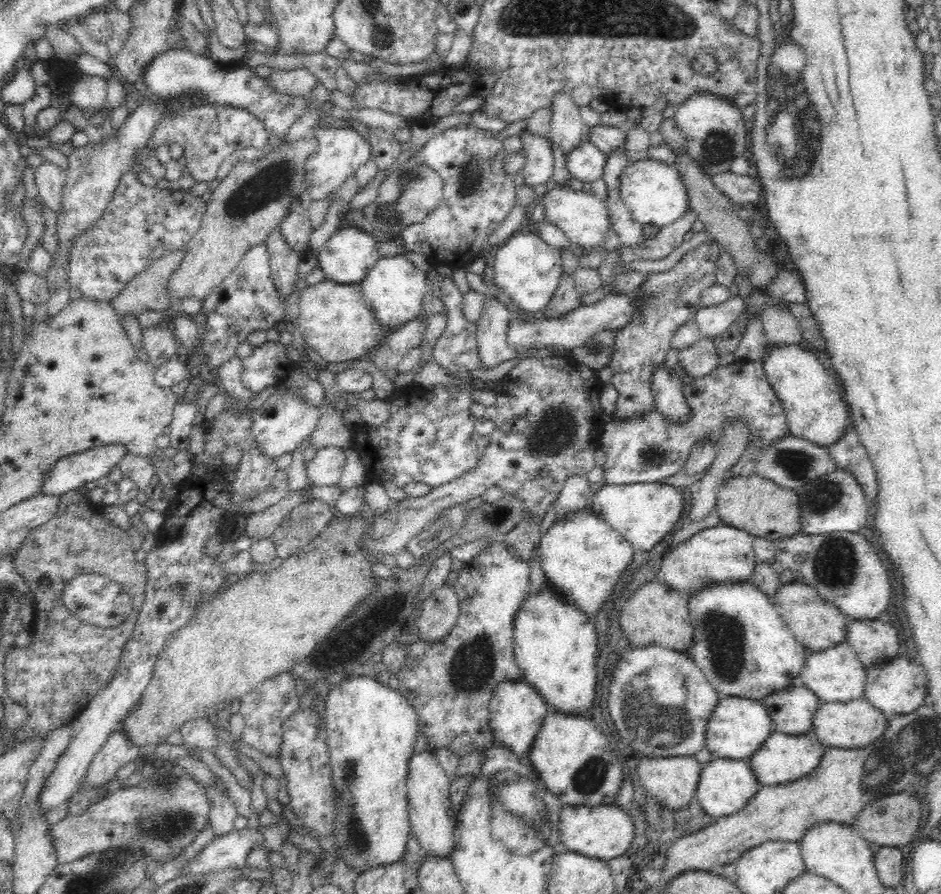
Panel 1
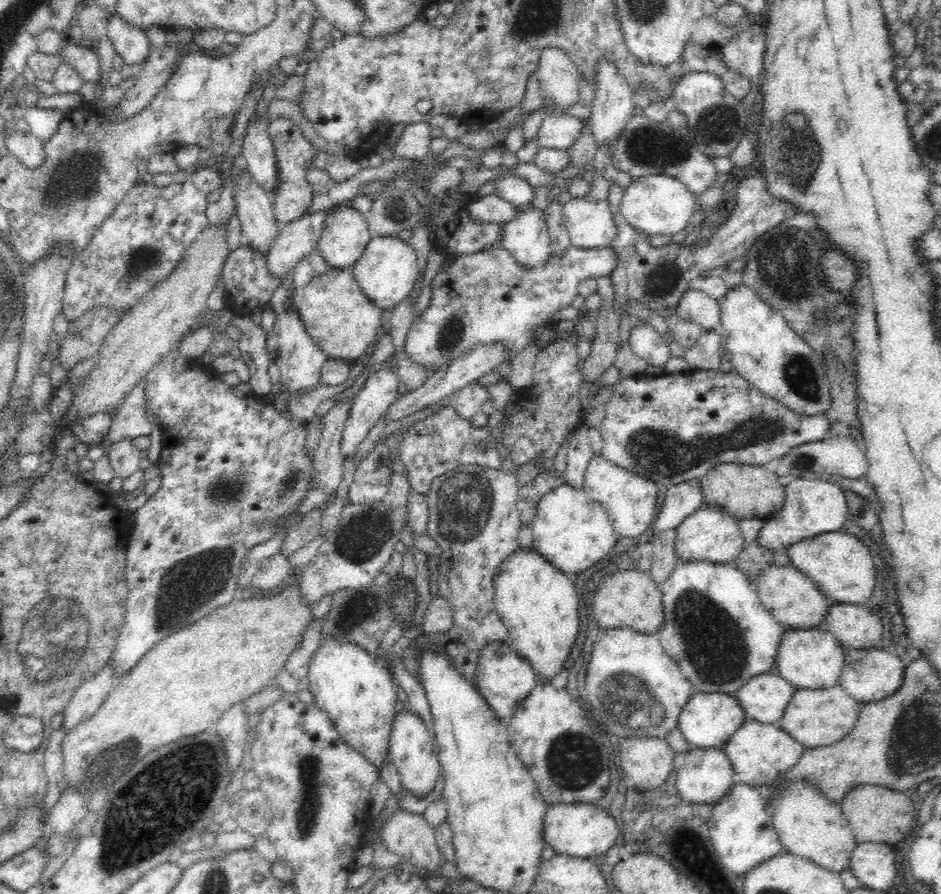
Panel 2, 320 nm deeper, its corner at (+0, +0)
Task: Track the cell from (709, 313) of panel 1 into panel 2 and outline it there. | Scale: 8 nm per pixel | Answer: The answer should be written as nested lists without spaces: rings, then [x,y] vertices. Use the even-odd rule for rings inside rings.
[[[703,288],[688,289],[678,300],[677,318],[700,324],[704,330],[715,329],[720,322],[718,301],[708,296]]]

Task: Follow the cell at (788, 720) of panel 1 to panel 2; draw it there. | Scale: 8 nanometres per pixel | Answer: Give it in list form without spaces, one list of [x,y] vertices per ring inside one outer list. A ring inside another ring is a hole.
[[[774,666],[768,672],[749,678],[733,696],[744,709],[746,719],[772,724],[782,716],[794,690],[795,687],[784,680]]]

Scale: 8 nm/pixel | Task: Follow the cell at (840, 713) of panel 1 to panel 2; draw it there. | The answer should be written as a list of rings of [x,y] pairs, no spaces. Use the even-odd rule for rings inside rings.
[[[839,684],[824,689],[795,688],[776,724],[803,748],[824,747],[838,742],[848,734],[858,718],[860,703]]]

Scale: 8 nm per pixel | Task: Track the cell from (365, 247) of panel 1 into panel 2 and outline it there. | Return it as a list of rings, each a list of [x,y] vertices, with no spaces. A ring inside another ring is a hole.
[[[350,201],[328,209],[317,249],[329,266],[351,268],[369,241],[364,215]]]

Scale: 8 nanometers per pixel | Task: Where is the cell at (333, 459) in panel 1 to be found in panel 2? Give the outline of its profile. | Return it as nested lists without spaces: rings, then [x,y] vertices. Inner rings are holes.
[[[382,366],[382,368],[378,368],[376,372],[370,374],[364,386],[356,392],[352,399],[353,404],[349,418],[345,423],[346,427],[341,437],[341,455],[344,459],[356,451],[358,444],[361,444],[368,437],[368,433],[372,431],[376,422],[384,416],[388,408],[397,400],[400,382],[396,368],[393,366]]]

